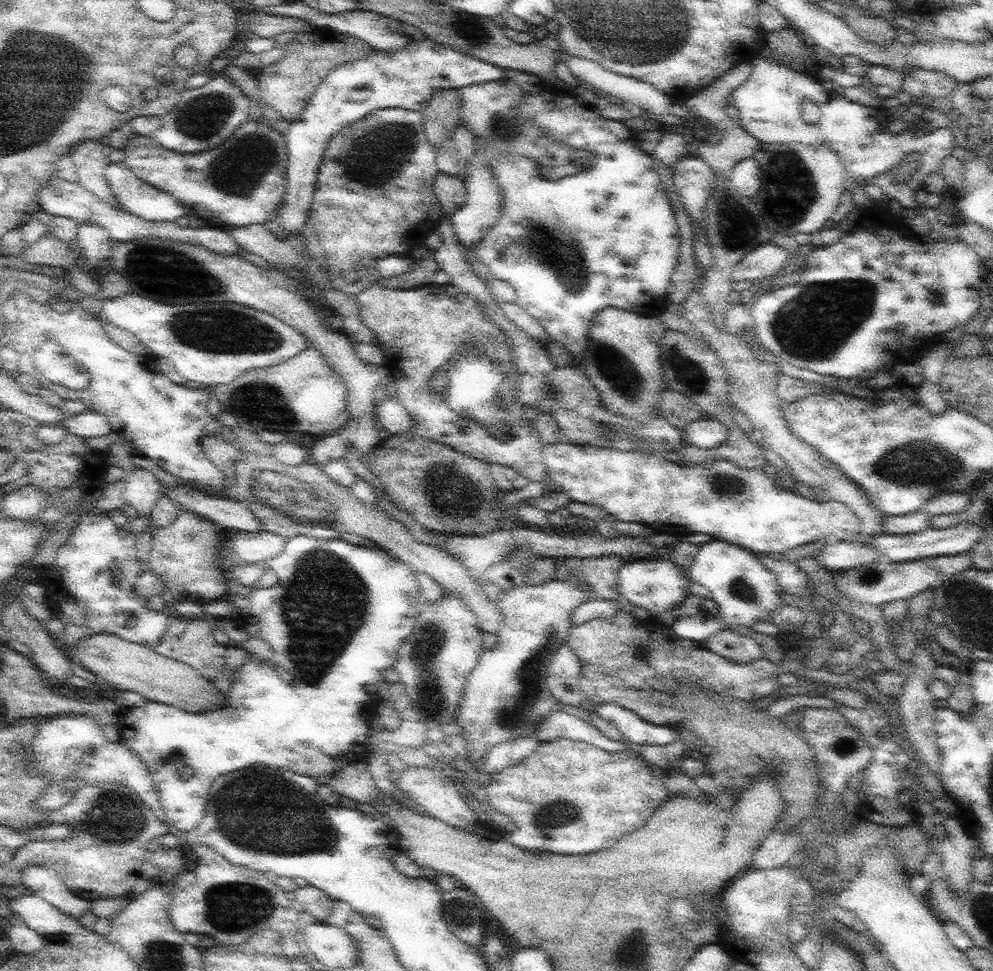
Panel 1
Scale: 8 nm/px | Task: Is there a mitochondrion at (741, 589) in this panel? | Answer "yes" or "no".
yes

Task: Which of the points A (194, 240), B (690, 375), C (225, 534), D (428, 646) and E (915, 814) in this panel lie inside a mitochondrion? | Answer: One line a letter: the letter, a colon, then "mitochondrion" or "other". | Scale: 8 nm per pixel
A: other
B: mitochondrion
C: other
D: mitochondrion
E: other

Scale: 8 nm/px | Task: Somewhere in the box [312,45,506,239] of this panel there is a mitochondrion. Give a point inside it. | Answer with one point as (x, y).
(403, 137)

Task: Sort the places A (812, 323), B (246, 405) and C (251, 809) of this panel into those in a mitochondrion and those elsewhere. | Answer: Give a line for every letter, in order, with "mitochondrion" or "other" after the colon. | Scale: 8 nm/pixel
A: mitochondrion
B: mitochondrion
C: mitochondrion

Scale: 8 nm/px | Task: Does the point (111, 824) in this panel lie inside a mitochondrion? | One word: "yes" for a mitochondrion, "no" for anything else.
yes

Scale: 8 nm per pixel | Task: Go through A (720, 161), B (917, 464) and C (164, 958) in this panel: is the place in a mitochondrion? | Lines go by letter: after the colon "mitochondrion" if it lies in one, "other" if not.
A: other
B: mitochondrion
C: mitochondrion

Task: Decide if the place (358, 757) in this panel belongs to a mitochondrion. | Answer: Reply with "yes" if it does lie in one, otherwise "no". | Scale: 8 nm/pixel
no

